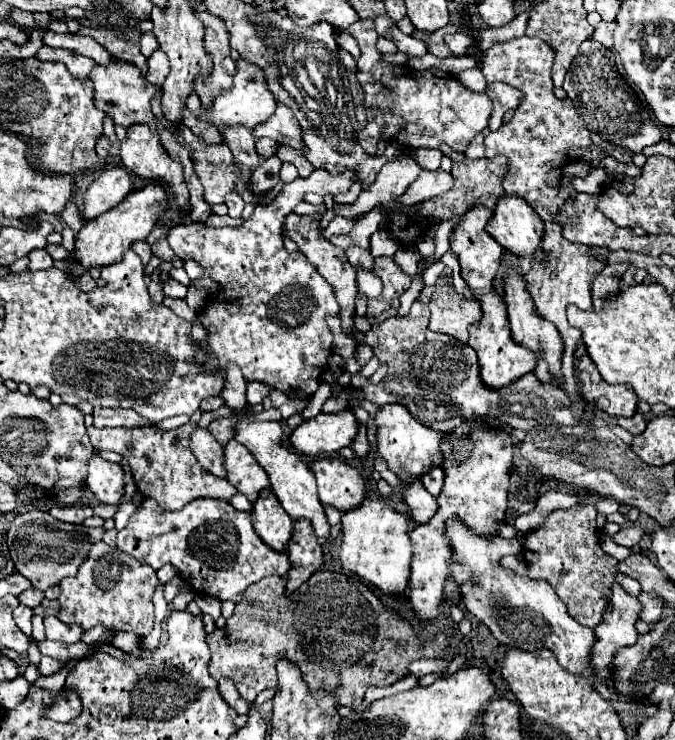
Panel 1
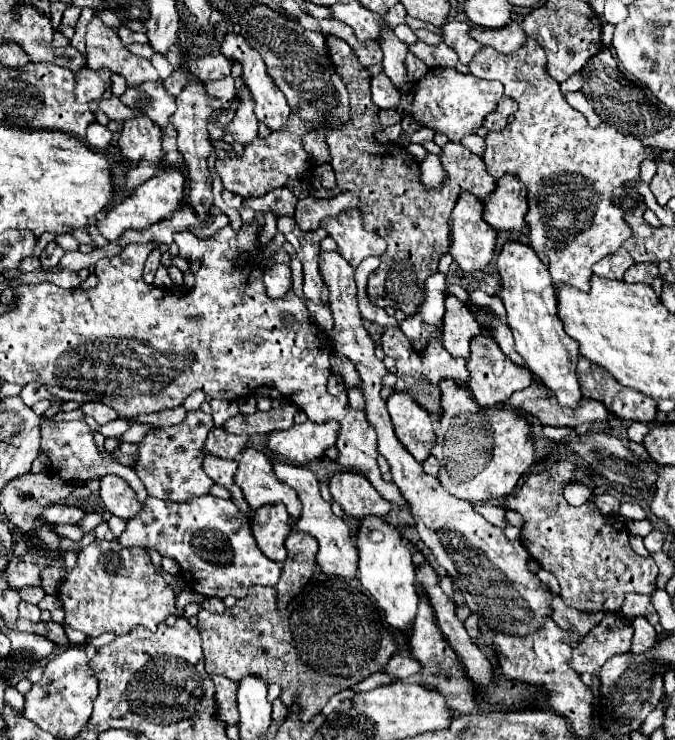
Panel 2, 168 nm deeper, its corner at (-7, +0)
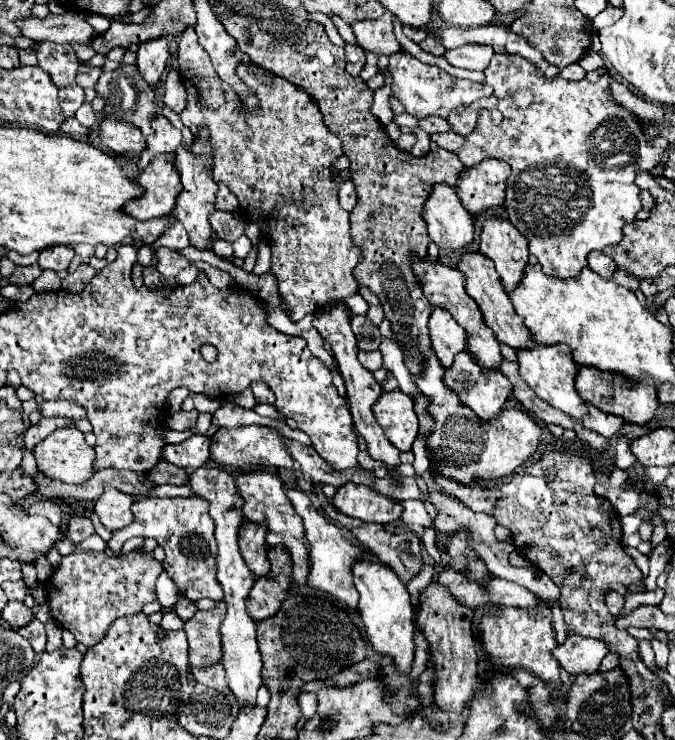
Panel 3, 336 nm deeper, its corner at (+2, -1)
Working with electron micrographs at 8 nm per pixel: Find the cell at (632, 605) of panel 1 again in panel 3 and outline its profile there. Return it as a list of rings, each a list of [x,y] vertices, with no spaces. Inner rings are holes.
[[[572,636],[552,650],[552,656],[572,676],[598,672],[600,662],[604,660],[606,654],[608,644],[596,638],[582,638],[582,636]]]

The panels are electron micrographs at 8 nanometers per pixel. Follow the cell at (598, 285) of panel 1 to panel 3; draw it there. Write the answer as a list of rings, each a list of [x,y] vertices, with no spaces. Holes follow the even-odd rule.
[[[598,250],[588,254],[588,266],[592,272],[596,272],[602,278],[612,278],[616,270],[616,264],[612,262],[612,258],[608,258],[604,252],[598,252]]]

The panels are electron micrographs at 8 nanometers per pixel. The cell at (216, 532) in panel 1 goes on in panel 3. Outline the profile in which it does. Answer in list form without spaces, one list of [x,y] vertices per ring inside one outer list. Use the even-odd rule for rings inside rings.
[[[200,496],[190,498],[150,498],[136,500],[132,506],[134,522],[126,528],[112,532],[108,540],[108,548],[112,552],[120,552],[122,544],[128,538],[142,536],[154,538],[166,552],[164,570],[176,582],[180,594],[188,600],[196,602],[200,598],[212,598],[220,602],[224,598],[224,590],[218,586],[216,580],[216,538],[214,538],[214,524],[208,514],[208,502]]]

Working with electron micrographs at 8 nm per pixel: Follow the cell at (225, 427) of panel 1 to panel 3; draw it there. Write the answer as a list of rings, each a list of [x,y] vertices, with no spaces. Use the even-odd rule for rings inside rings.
[[[194,432],[188,440],[180,444],[164,446],[164,460],[182,468],[200,468],[210,460],[210,438]]]

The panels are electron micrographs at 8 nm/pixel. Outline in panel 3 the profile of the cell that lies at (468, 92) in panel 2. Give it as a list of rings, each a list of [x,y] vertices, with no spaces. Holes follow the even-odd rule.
[[[404,50],[389,57],[388,68],[394,78],[394,88],[392,88],[394,96],[400,98],[402,106],[406,108],[406,114],[410,114],[414,118],[426,118],[426,116],[448,118],[448,112],[452,112],[452,108],[468,106],[480,98],[492,96],[492,86],[488,86],[486,82],[478,84],[478,82],[454,78],[454,76],[446,74],[444,70],[440,70],[438,66],[430,66],[430,64],[416,60],[412,54],[408,54]]]

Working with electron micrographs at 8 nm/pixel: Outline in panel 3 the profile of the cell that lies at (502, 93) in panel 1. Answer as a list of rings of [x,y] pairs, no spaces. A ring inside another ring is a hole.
[[[474,102],[470,106],[462,106],[462,108],[456,108],[448,114],[448,122],[452,124],[452,130],[462,134],[462,136],[468,136],[476,124],[478,124],[478,110],[484,108],[484,102]]]

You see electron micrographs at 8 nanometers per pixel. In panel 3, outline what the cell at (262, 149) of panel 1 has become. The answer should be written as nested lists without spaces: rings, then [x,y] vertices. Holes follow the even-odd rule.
[[[186,28],[178,42],[178,64],[180,64],[180,78],[188,92],[188,106],[180,112],[182,122],[196,134],[198,128],[206,126],[210,130],[208,142],[212,148],[212,178],[214,182],[224,182],[230,192],[238,198],[240,208],[246,214],[246,220],[254,222],[262,238],[272,246],[272,266],[270,272],[278,280],[278,290],[286,304],[290,306],[290,320],[300,320],[310,312],[326,306],[328,302],[344,300],[358,292],[358,284],[352,276],[352,270],[360,262],[360,248],[352,240],[350,234],[350,212],[346,212],[338,204],[338,188],[340,184],[334,182],[332,162],[342,156],[342,142],[328,132],[324,126],[322,114],[318,104],[288,80],[276,76],[272,86],[256,82],[250,74],[250,64],[238,66],[238,76],[256,92],[260,100],[258,112],[246,112],[240,104],[238,94],[234,88],[220,80],[216,70],[212,68],[208,52],[198,44],[196,30]]]

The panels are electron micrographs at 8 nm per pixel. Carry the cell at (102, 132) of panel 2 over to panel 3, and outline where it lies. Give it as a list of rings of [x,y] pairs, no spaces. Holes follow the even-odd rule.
[[[66,118],[66,120],[62,122],[60,130],[62,130],[64,134],[72,136],[72,138],[86,138],[86,136],[88,136],[88,132],[90,132],[90,130],[88,130],[86,126],[82,126],[76,118]]]

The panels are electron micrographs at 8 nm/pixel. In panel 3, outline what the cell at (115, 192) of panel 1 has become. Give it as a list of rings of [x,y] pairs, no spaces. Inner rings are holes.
[[[164,116],[152,120],[152,128],[156,132],[148,138],[148,146],[140,154],[138,170],[144,170],[156,154],[174,154],[174,150],[182,144],[182,132],[174,128]]]

